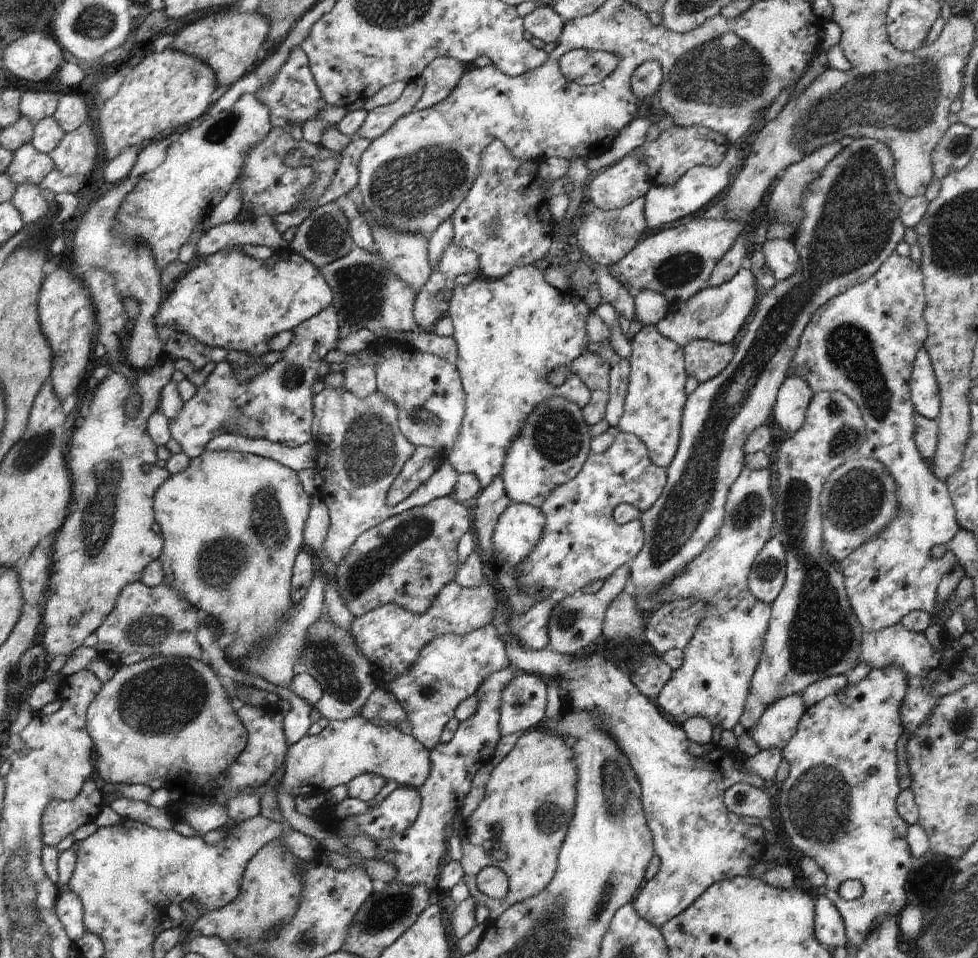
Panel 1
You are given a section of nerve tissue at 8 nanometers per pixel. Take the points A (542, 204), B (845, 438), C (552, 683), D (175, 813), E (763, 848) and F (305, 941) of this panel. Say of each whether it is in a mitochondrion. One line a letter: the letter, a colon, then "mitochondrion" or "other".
A: other
B: mitochondrion
C: other
D: other
E: other
F: mitochondrion

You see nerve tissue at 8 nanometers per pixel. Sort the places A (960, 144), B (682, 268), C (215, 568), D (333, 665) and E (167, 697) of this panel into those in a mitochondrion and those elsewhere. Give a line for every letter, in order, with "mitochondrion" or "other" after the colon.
A: mitochondrion
B: mitochondrion
C: mitochondrion
D: mitochondrion
E: mitochondrion

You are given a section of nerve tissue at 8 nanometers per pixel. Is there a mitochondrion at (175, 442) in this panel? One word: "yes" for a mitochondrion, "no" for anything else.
no

